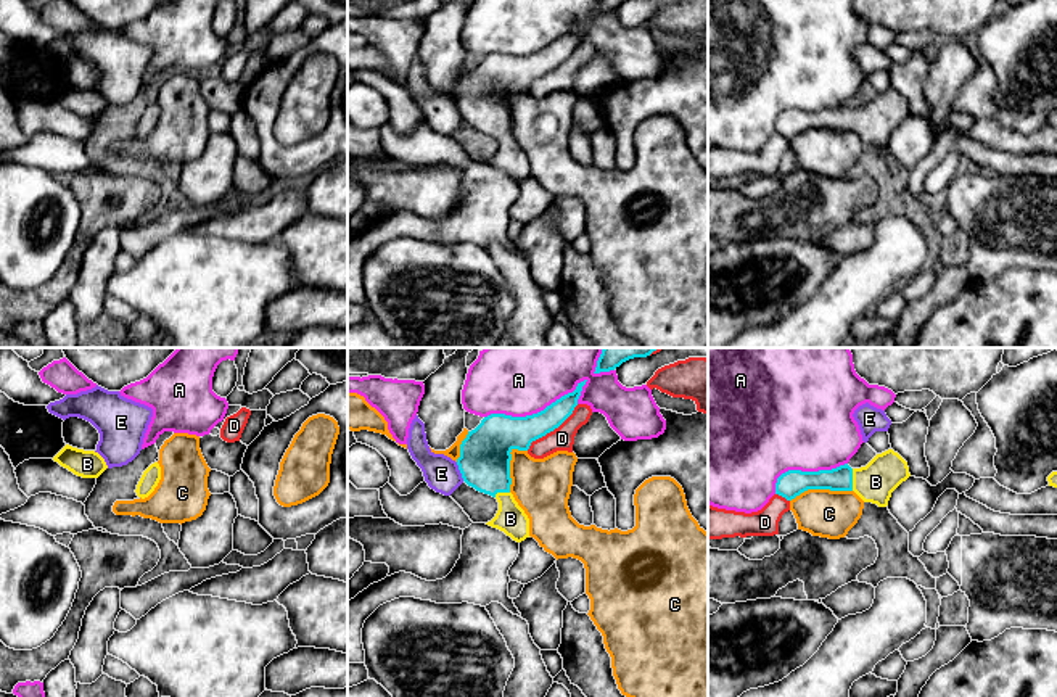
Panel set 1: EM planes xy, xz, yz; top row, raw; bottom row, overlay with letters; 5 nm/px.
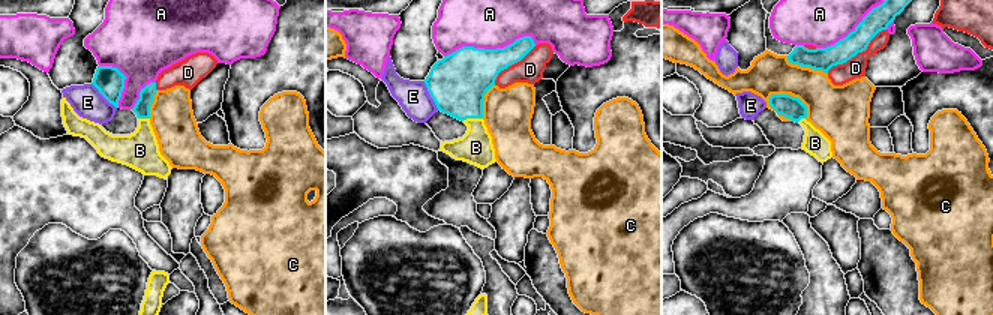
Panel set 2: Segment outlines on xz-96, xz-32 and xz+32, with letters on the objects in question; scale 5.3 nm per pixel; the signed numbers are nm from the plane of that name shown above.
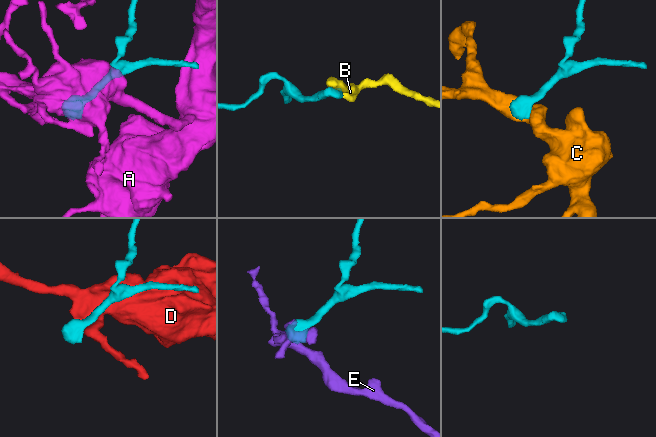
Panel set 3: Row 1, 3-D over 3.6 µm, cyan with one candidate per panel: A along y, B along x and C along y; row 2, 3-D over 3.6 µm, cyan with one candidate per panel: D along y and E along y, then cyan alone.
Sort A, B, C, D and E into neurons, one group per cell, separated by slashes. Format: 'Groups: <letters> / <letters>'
Groups: A / B / C / D / E

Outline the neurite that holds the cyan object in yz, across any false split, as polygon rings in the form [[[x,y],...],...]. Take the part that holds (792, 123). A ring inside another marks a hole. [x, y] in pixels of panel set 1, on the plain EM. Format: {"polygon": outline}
{"polygon": [[[888,89],[861,108],[845,103],[819,111],[788,109],[777,118],[775,134],[792,140],[808,129],[854,130],[864,142],[886,146],[891,132],[909,116],[907,101]]]}

